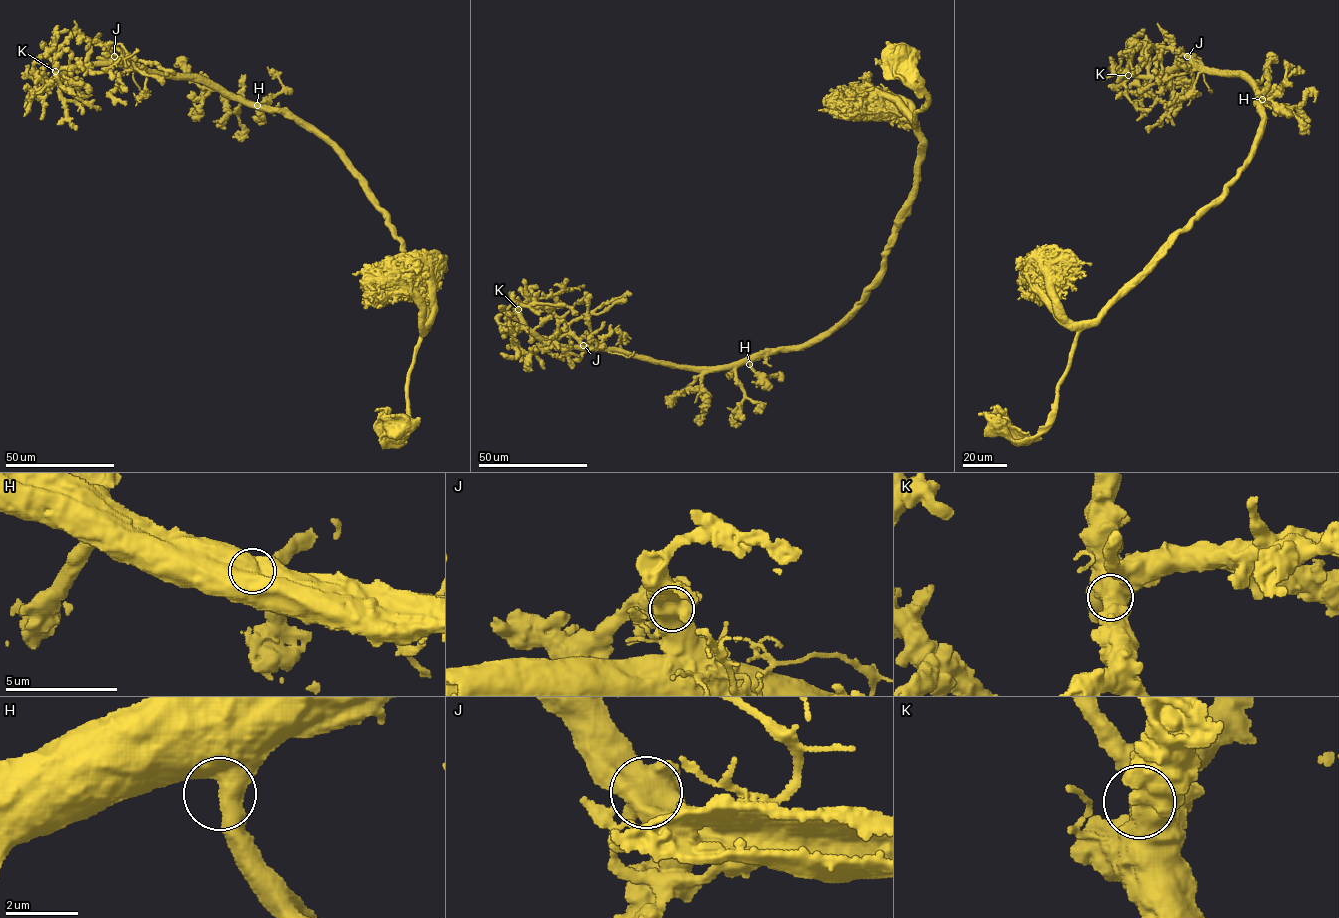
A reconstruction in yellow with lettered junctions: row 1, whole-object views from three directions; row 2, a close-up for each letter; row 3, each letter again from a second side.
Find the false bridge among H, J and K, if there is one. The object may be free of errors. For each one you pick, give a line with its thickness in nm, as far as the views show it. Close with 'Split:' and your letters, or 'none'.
Split: none

